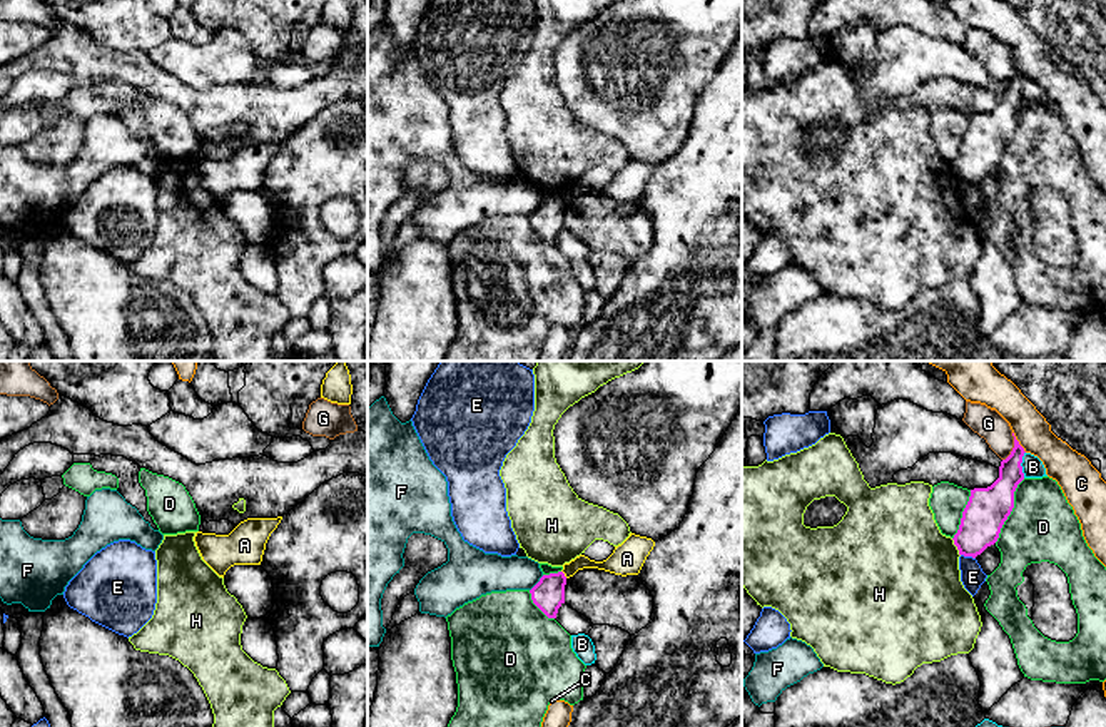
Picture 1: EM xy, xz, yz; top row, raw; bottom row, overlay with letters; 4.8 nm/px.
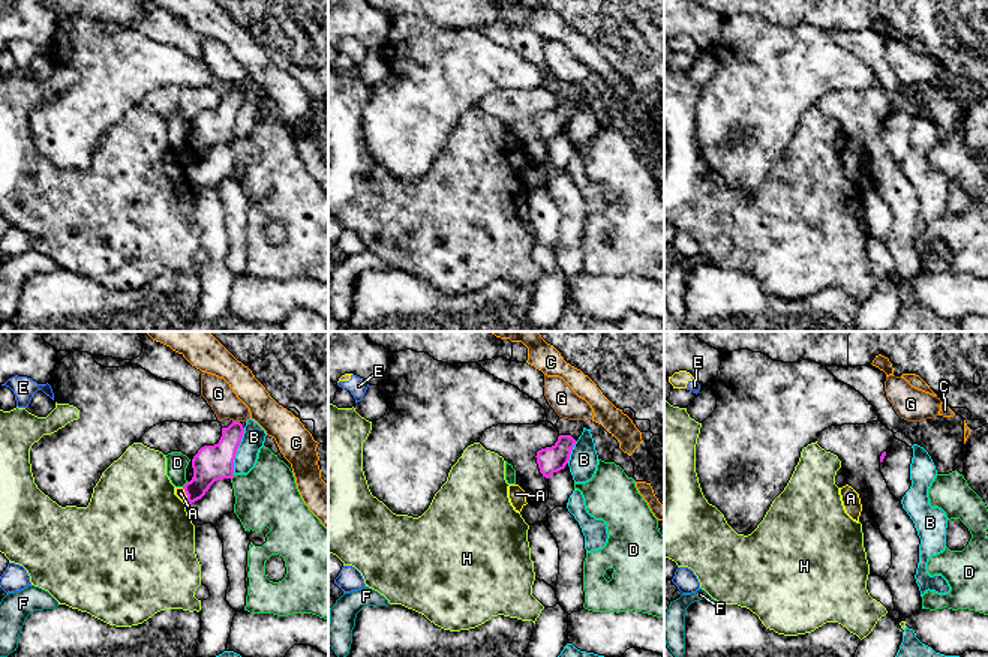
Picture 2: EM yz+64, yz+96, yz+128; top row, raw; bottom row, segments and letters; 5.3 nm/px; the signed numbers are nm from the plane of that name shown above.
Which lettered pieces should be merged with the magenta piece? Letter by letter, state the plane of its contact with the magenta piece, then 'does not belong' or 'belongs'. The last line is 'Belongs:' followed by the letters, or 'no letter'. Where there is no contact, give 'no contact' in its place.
A: xz | does not belong
B: yz | does not belong
C: yz | does not belong
D: yz | does not belong
E: yz | does not belong
F: xz | does not belong
G: yz | does not belong
H: yz | does not belong
Belongs: no letter

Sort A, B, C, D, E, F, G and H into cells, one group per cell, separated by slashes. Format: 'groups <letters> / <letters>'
groups A E / B / C / D / F / G / H

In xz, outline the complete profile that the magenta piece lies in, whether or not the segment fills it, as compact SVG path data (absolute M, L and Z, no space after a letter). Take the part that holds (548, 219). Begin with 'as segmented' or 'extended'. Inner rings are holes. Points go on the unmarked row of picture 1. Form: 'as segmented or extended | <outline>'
as segmented | M563 197L543 201L530 216L533 229L548 242L556 244L558 234L565 229L566 202Z

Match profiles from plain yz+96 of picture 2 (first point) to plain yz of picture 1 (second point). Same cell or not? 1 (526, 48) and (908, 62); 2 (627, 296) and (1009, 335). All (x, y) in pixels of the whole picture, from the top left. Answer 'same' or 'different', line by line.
1: different
2: same

